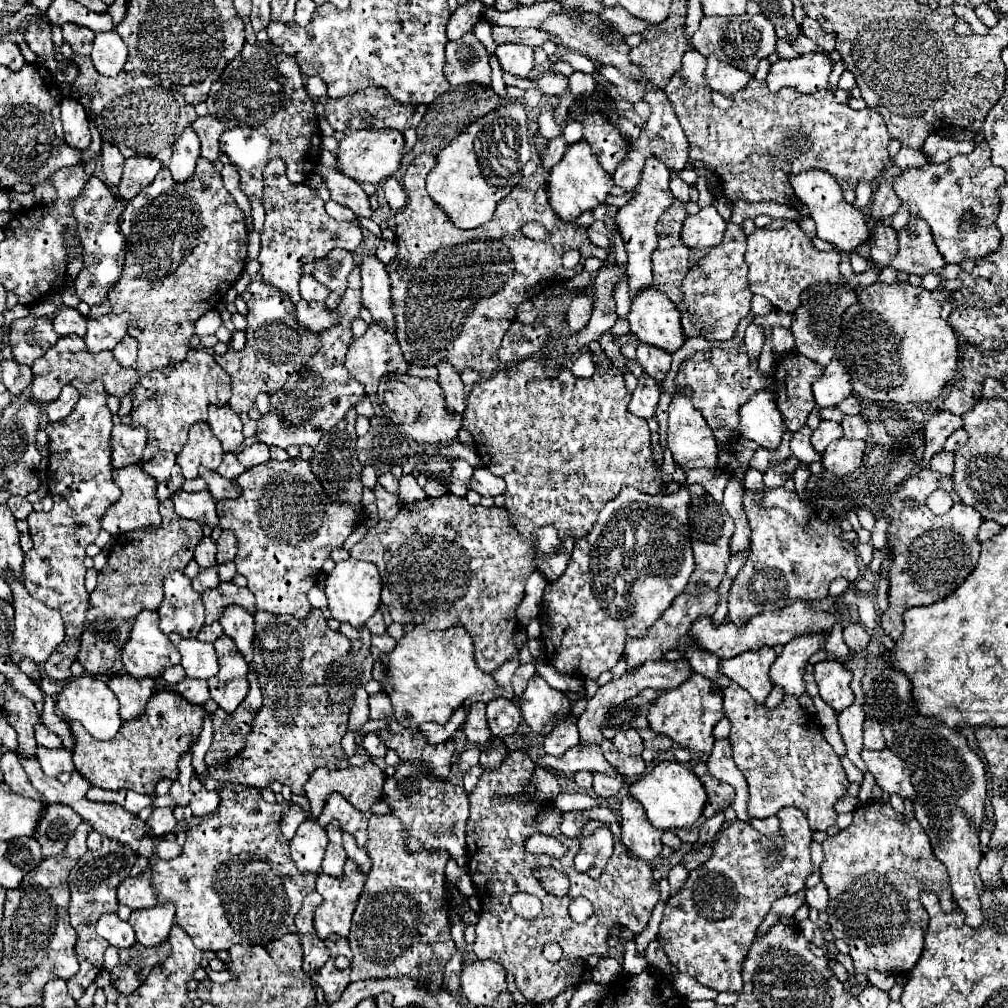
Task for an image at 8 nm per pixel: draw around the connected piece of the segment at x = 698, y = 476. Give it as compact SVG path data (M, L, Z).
M691 469L687 471L685 485L701 484L717 501L721 501L727 481L729 481L729 473L715 473L711 469Z

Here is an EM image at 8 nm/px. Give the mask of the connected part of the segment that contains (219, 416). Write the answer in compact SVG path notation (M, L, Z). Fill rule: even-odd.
M209 405L209 419L207 419L211 431L221 441L223 451L237 453L243 443L243 423L237 417L237 413L229 405Z

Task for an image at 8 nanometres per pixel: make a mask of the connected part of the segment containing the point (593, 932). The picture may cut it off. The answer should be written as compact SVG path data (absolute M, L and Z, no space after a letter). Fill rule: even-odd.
M511 751L497 771L485 771L481 775L479 785L469 795L471 815L467 819L467 869L481 903L481 915L475 925L477 937L473 945L477 959L491 959L495 963L501 963L505 971L509 971L515 977L517 987L525 995L525 999L541 1005L555 999L557 993L563 993L575 983L583 981L587 957L593 953L603 955L609 949L607 939L615 925L623 925L635 935L641 933L651 917L655 903L659 901L659 887L653 879L651 865L639 857L631 857L627 847L621 843L619 823L607 825L607 829L615 835L615 851L605 867L605 873L599 879L591 879L589 875L579 873L573 865L573 857L579 851L581 839L589 837L595 831L595 825L601 827L601 821L591 819L583 825L579 837L565 837L559 829L563 811L555 809L553 801L529 797L527 789L531 787L531 777L533 761L523 751ZM495 793L509 795L509 801L493 801L491 797ZM535 833L555 837L567 847L567 853L559 859L551 855L527 853L525 841ZM539 867L563 871L571 881L569 893L565 897L555 897L547 893L539 879L533 875ZM517 891L527 891L541 899L543 909L535 919L523 919L513 913L509 897ZM579 895L587 897L595 909L583 925L575 923L567 911L569 903ZM545 943L561 945L563 957L557 963L551 963L543 957Z

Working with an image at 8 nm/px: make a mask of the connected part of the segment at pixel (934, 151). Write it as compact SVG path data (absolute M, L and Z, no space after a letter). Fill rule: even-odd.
M929 135L923 143L923 153L928 161L944 163L958 154L969 154L975 146L969 141L953 141L939 135Z

